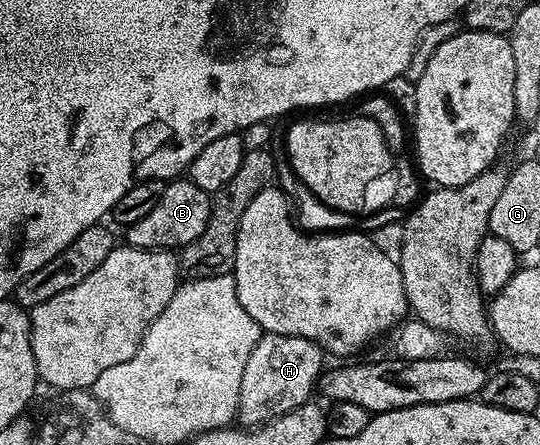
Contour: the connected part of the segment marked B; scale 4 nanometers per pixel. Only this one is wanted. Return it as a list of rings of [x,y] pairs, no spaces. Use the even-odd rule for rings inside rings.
[[[173,179],[168,182],[159,195],[159,203],[139,223],[128,226],[124,230],[124,244],[134,245],[137,249],[168,249],[180,251],[190,245],[199,235],[203,235],[203,227],[207,227],[207,219],[211,219],[213,198],[203,187],[195,187],[188,179]]]

